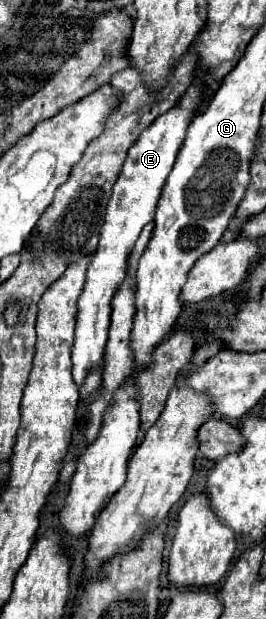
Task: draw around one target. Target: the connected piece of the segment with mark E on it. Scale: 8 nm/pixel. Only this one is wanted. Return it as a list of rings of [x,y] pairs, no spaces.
[[[195,76],[191,86],[185,90],[179,106],[171,108],[169,112],[155,118],[153,126],[147,128],[139,140],[129,148],[125,166],[113,186],[113,196],[107,204],[105,224],[101,228],[101,238],[97,252],[93,254],[87,280],[83,286],[83,294],[77,300],[77,328],[75,328],[75,344],[73,344],[73,380],[77,386],[83,384],[85,376],[101,362],[105,344],[107,344],[107,330],[111,324],[111,300],[117,288],[123,284],[127,276],[127,258],[143,230],[145,224],[153,222],[157,200],[161,196],[161,188],[175,164],[177,152],[183,146],[187,128],[197,114],[197,106],[203,96],[203,80]]]

